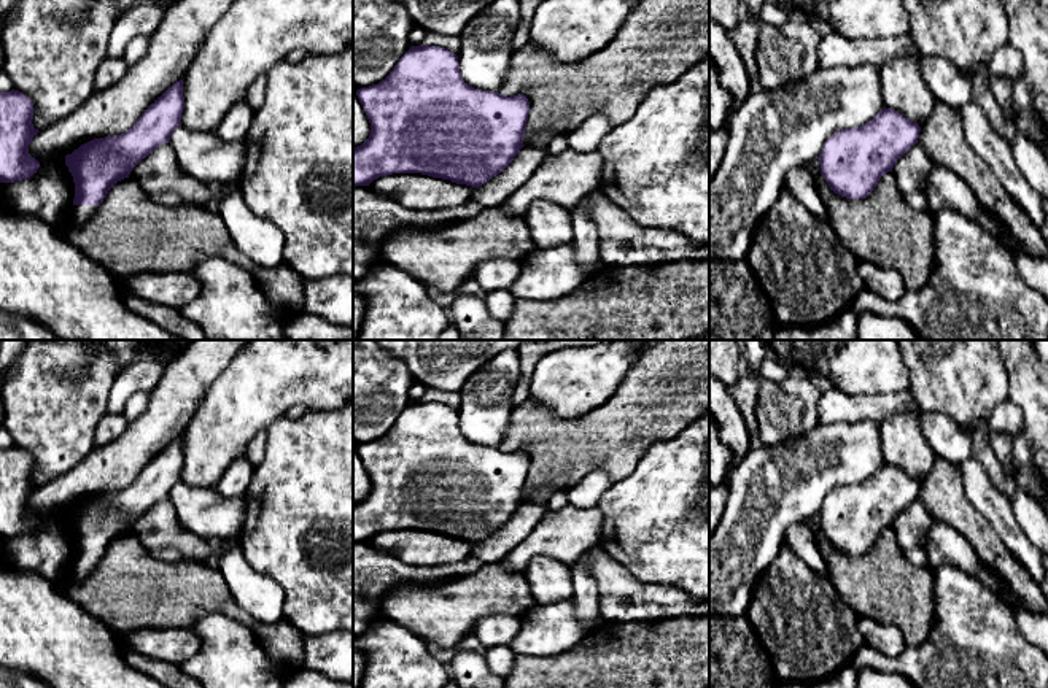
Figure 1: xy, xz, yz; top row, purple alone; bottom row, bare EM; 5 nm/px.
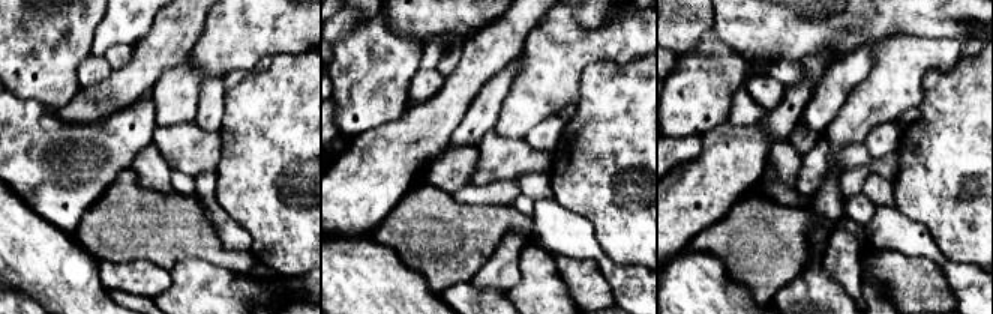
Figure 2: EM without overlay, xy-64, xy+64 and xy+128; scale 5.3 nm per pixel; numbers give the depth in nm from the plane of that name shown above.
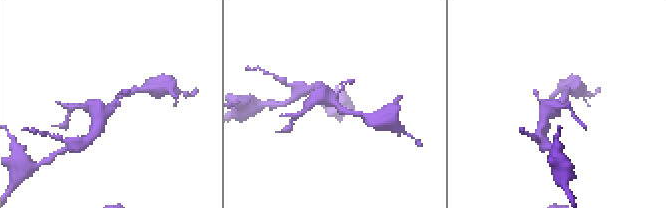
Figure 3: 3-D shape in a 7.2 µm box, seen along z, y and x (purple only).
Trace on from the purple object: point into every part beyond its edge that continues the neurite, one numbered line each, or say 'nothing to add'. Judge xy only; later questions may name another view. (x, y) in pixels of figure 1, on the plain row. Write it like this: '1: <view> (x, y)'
1: xy (77, 571)

